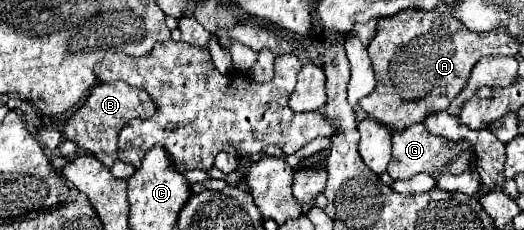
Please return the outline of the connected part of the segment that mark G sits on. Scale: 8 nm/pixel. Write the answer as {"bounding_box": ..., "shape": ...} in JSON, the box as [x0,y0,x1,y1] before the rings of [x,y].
{"bounding_box":[388,125,471,179],"shape":[[[412,125],[406,127],[402,133],[392,133],[392,159],[388,163],[388,173],[392,179],[410,179],[412,175],[420,171],[436,171],[440,169],[446,161],[450,161],[454,155],[467,150],[471,144],[468,141],[453,142],[436,137],[426,127],[422,125]]]}

